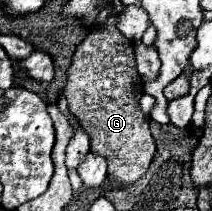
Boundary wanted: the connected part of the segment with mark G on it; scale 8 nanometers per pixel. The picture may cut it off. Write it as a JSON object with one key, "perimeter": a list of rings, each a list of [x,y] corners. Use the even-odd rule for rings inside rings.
{"perimeter":[[[112,17],[104,27],[92,29],[76,47],[64,95],[70,113],[76,115],[82,129],[88,133],[92,151],[106,157],[108,177],[114,179],[118,187],[128,187],[140,179],[154,157],[154,137],[138,105],[144,87],[134,63],[134,43],[116,29]]]}

